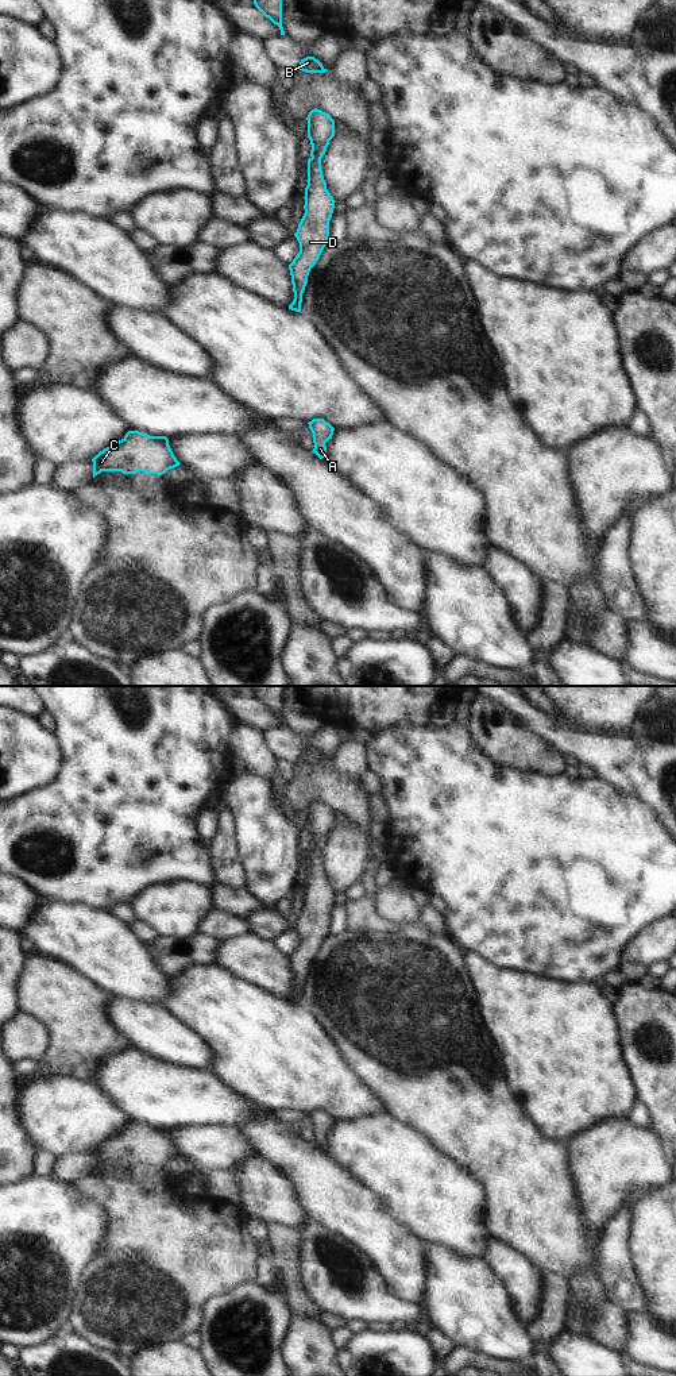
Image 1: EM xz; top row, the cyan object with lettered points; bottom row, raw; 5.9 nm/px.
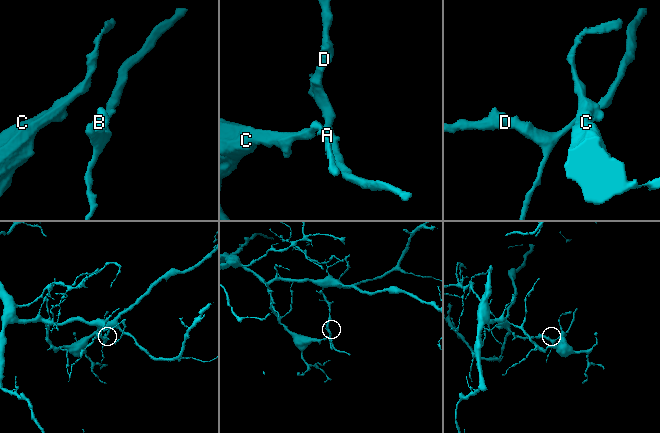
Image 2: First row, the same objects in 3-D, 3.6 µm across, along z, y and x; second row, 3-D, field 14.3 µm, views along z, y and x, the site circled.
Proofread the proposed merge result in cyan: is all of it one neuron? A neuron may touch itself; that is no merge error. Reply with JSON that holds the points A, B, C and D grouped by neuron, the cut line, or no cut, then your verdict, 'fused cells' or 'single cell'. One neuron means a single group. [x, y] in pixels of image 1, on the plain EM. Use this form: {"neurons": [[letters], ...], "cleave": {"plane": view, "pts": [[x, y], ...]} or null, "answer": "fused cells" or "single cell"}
{"neurons": [["A", "B", "C", "D"]], "cleave": null, "answer": "single cell"}

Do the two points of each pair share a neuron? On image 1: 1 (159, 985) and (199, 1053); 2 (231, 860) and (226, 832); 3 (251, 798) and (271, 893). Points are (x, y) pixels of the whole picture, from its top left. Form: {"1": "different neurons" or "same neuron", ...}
{"1": "different neurons", "2": "same neuron", "3": "same neuron"}

